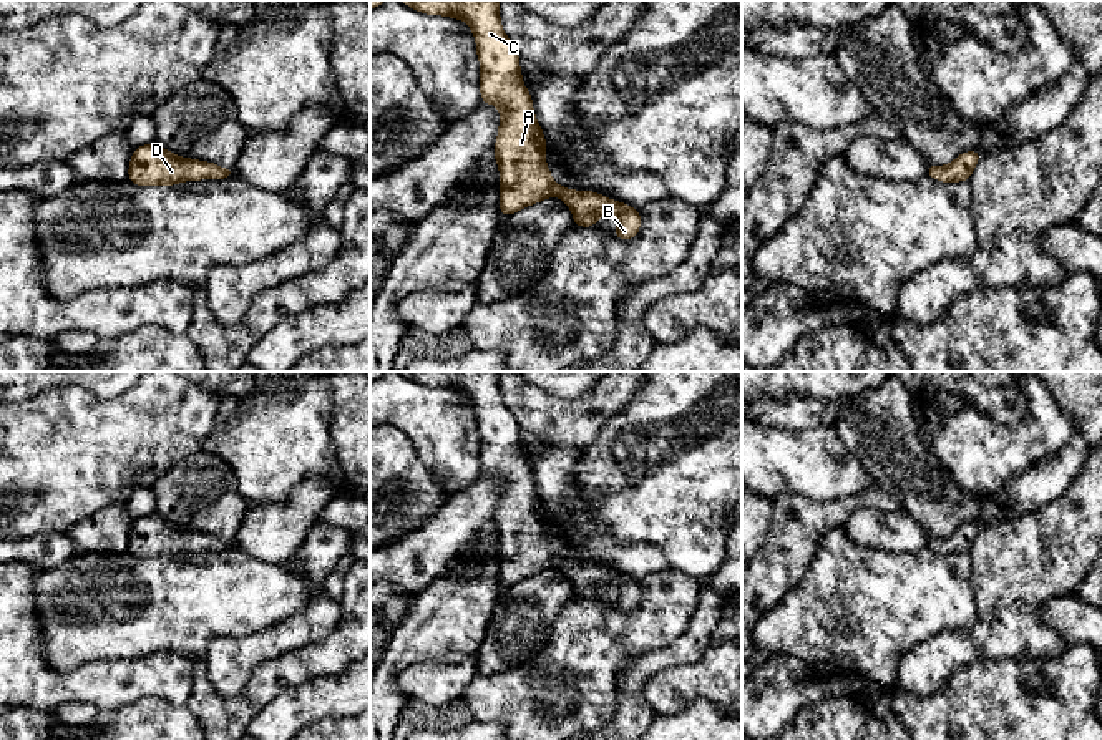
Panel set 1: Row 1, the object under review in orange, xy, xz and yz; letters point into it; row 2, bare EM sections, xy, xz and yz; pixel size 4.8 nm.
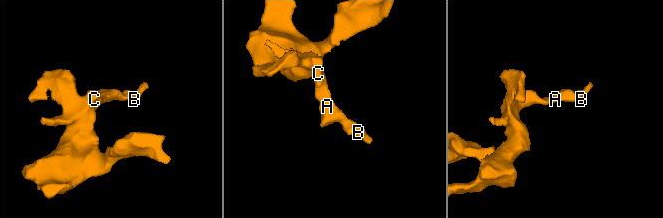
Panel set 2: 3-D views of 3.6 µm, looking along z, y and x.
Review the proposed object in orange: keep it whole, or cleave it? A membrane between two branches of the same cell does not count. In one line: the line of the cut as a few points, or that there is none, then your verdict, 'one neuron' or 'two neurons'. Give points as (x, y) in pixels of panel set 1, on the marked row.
no cut | one neuron

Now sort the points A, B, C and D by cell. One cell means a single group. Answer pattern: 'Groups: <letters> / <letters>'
Groups: A B C D

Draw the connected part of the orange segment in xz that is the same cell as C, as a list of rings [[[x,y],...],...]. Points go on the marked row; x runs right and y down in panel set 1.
[[[398,0],[425,15],[445,15],[466,22],[476,38],[476,55],[481,66],[481,103],[495,103],[500,110],[500,129],[493,153],[501,174],[500,214],[511,216],[546,197],[561,197],[573,211],[574,226],[594,227],[594,222],[607,212],[616,212],[621,224],[611,232],[619,239],[631,241],[641,231],[641,214],[631,206],[611,201],[591,191],[571,191],[556,184],[546,166],[546,138],[536,121],[533,100],[523,85],[519,58],[514,45],[505,35],[500,22],[500,0]]]

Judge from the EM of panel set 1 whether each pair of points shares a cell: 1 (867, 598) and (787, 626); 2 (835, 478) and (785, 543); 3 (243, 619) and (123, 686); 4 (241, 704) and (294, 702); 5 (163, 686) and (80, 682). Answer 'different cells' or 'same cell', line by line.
1: same cell
2: different cells
3: different cells
4: different cells
5: same cell

